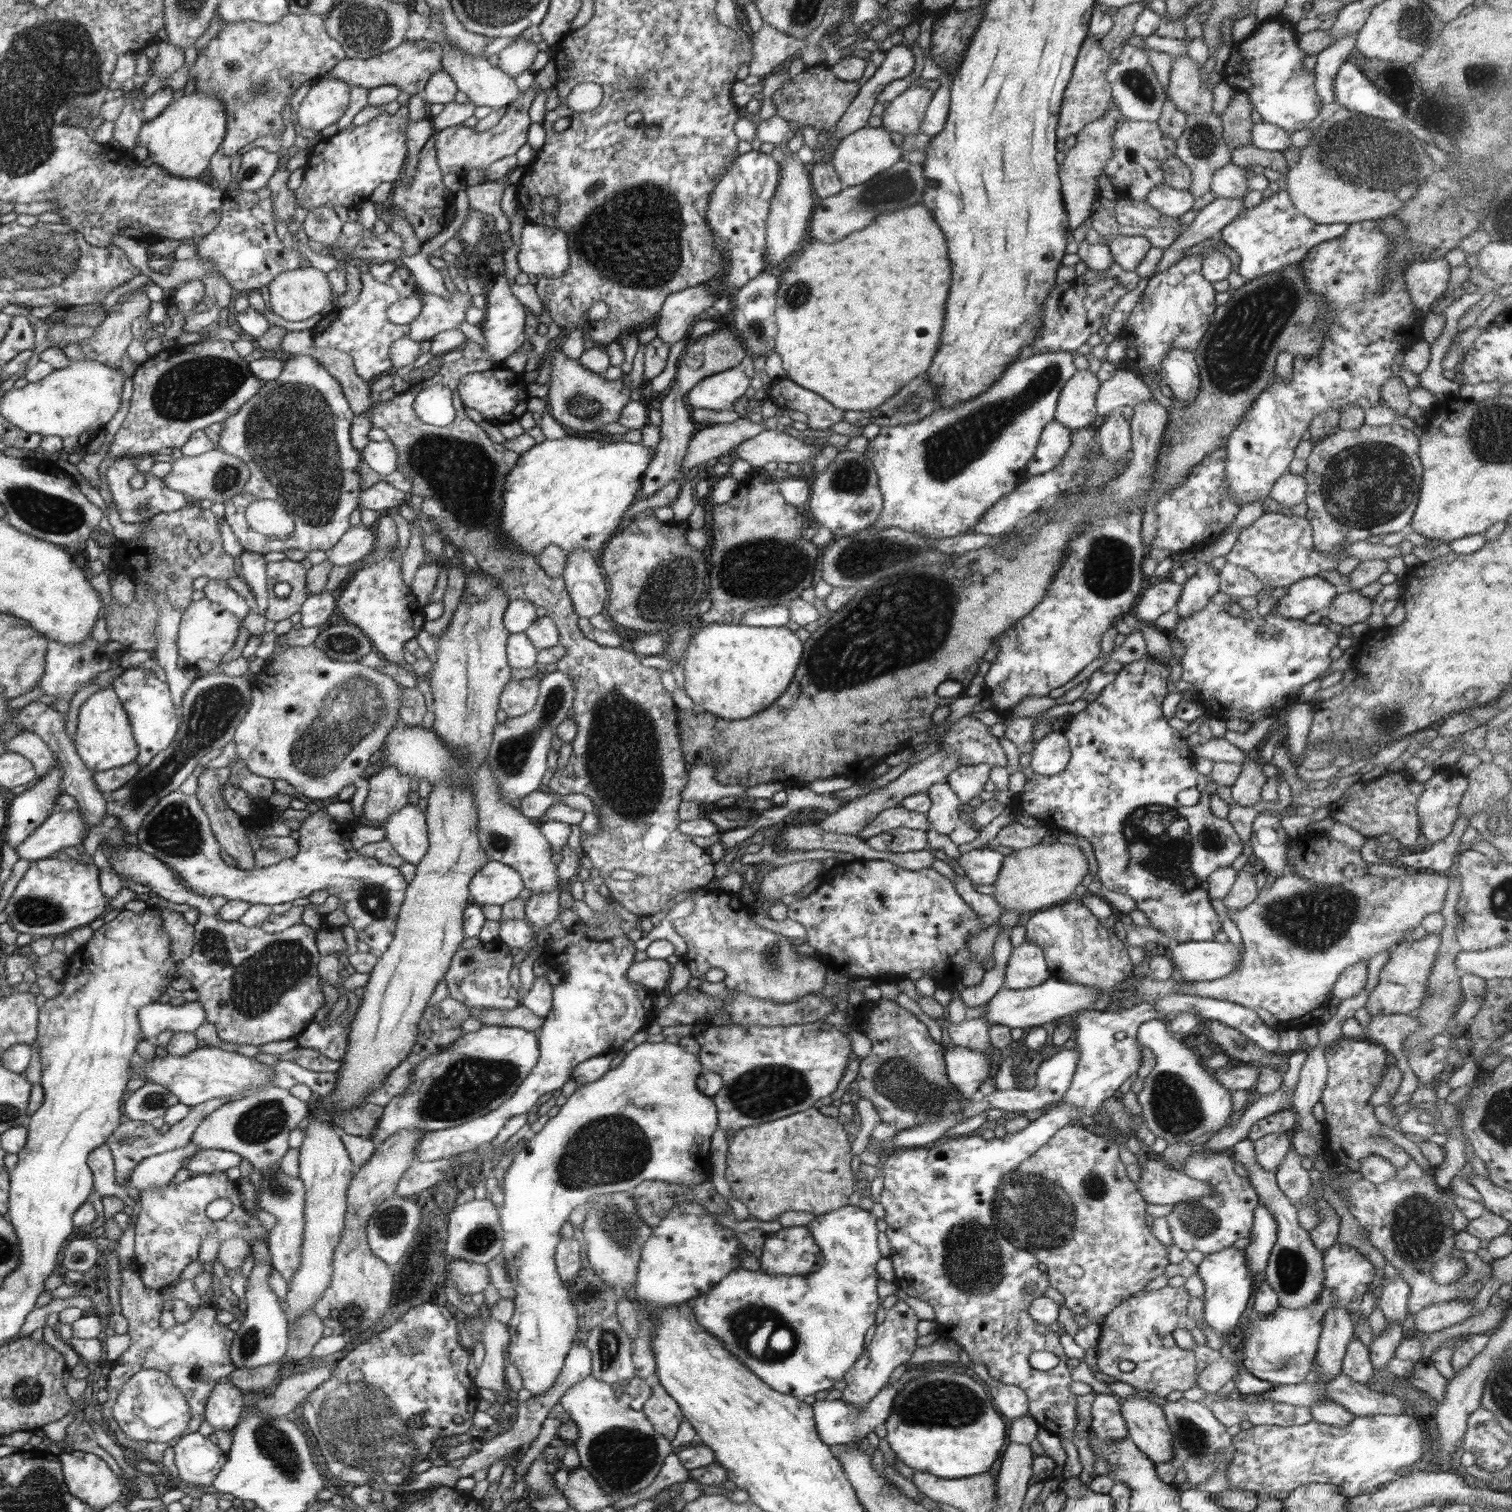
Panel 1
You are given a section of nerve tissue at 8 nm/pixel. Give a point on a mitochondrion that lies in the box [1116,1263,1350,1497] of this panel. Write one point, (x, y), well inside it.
(1192, 1436)

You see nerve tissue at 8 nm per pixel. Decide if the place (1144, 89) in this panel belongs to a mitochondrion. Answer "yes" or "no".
yes

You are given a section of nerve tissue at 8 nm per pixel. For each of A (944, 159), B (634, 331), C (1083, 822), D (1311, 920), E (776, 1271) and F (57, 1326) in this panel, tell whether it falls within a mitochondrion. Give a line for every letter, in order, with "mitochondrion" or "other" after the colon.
A: other
B: other
C: other
D: mitochondrion
E: other
F: other

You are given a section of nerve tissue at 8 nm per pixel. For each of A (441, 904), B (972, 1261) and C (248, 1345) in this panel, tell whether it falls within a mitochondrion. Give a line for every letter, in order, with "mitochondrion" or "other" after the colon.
A: other
B: mitochondrion
C: mitochondrion

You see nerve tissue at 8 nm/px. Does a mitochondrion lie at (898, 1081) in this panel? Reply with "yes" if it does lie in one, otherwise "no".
yes

